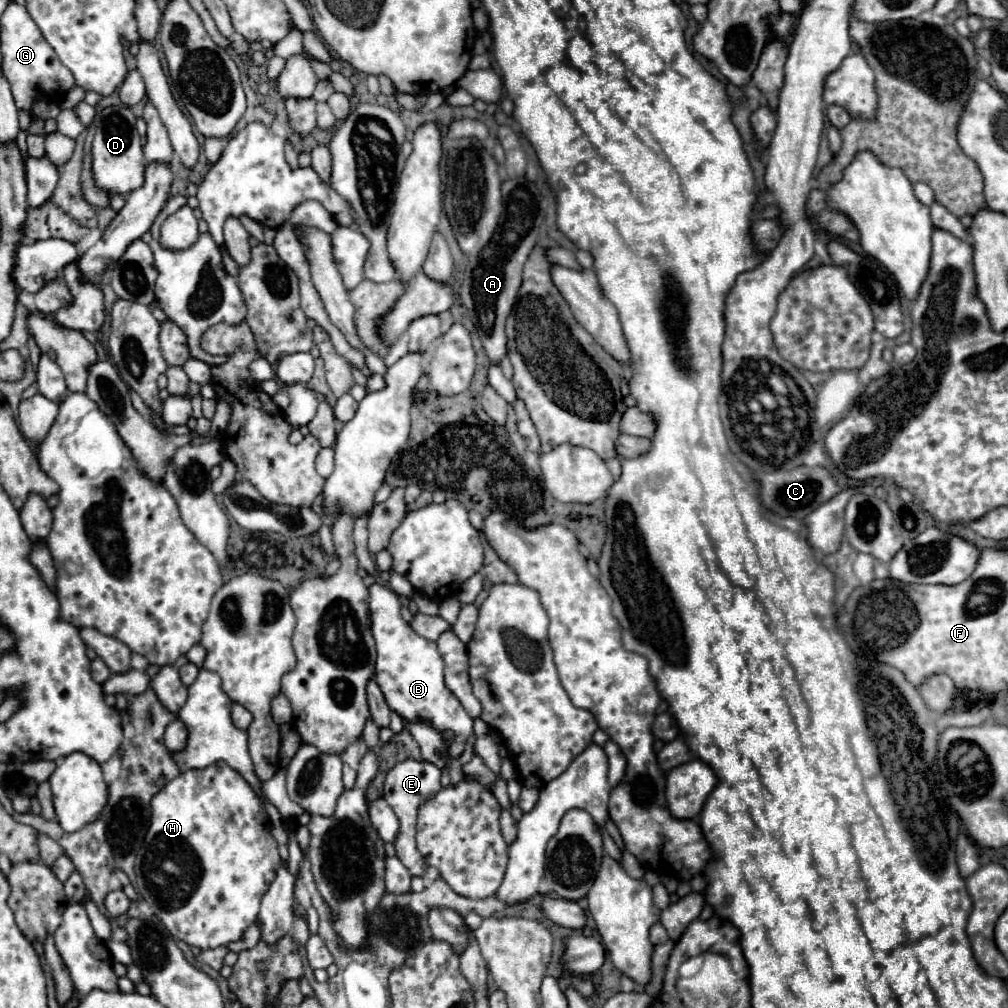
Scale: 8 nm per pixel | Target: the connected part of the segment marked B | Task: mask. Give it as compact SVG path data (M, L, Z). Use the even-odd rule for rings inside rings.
M373 584L369 588L369 614L371 632L377 642L375 682L383 690L389 708L401 714L401 718L421 718L423 722L431 722L437 730L453 730L455 740L449 744L449 752L451 758L457 758L463 752L467 736L473 732L473 718L445 688L445 664L437 650L437 644L425 640L411 626L407 626L401 616L401 600L389 586Z

